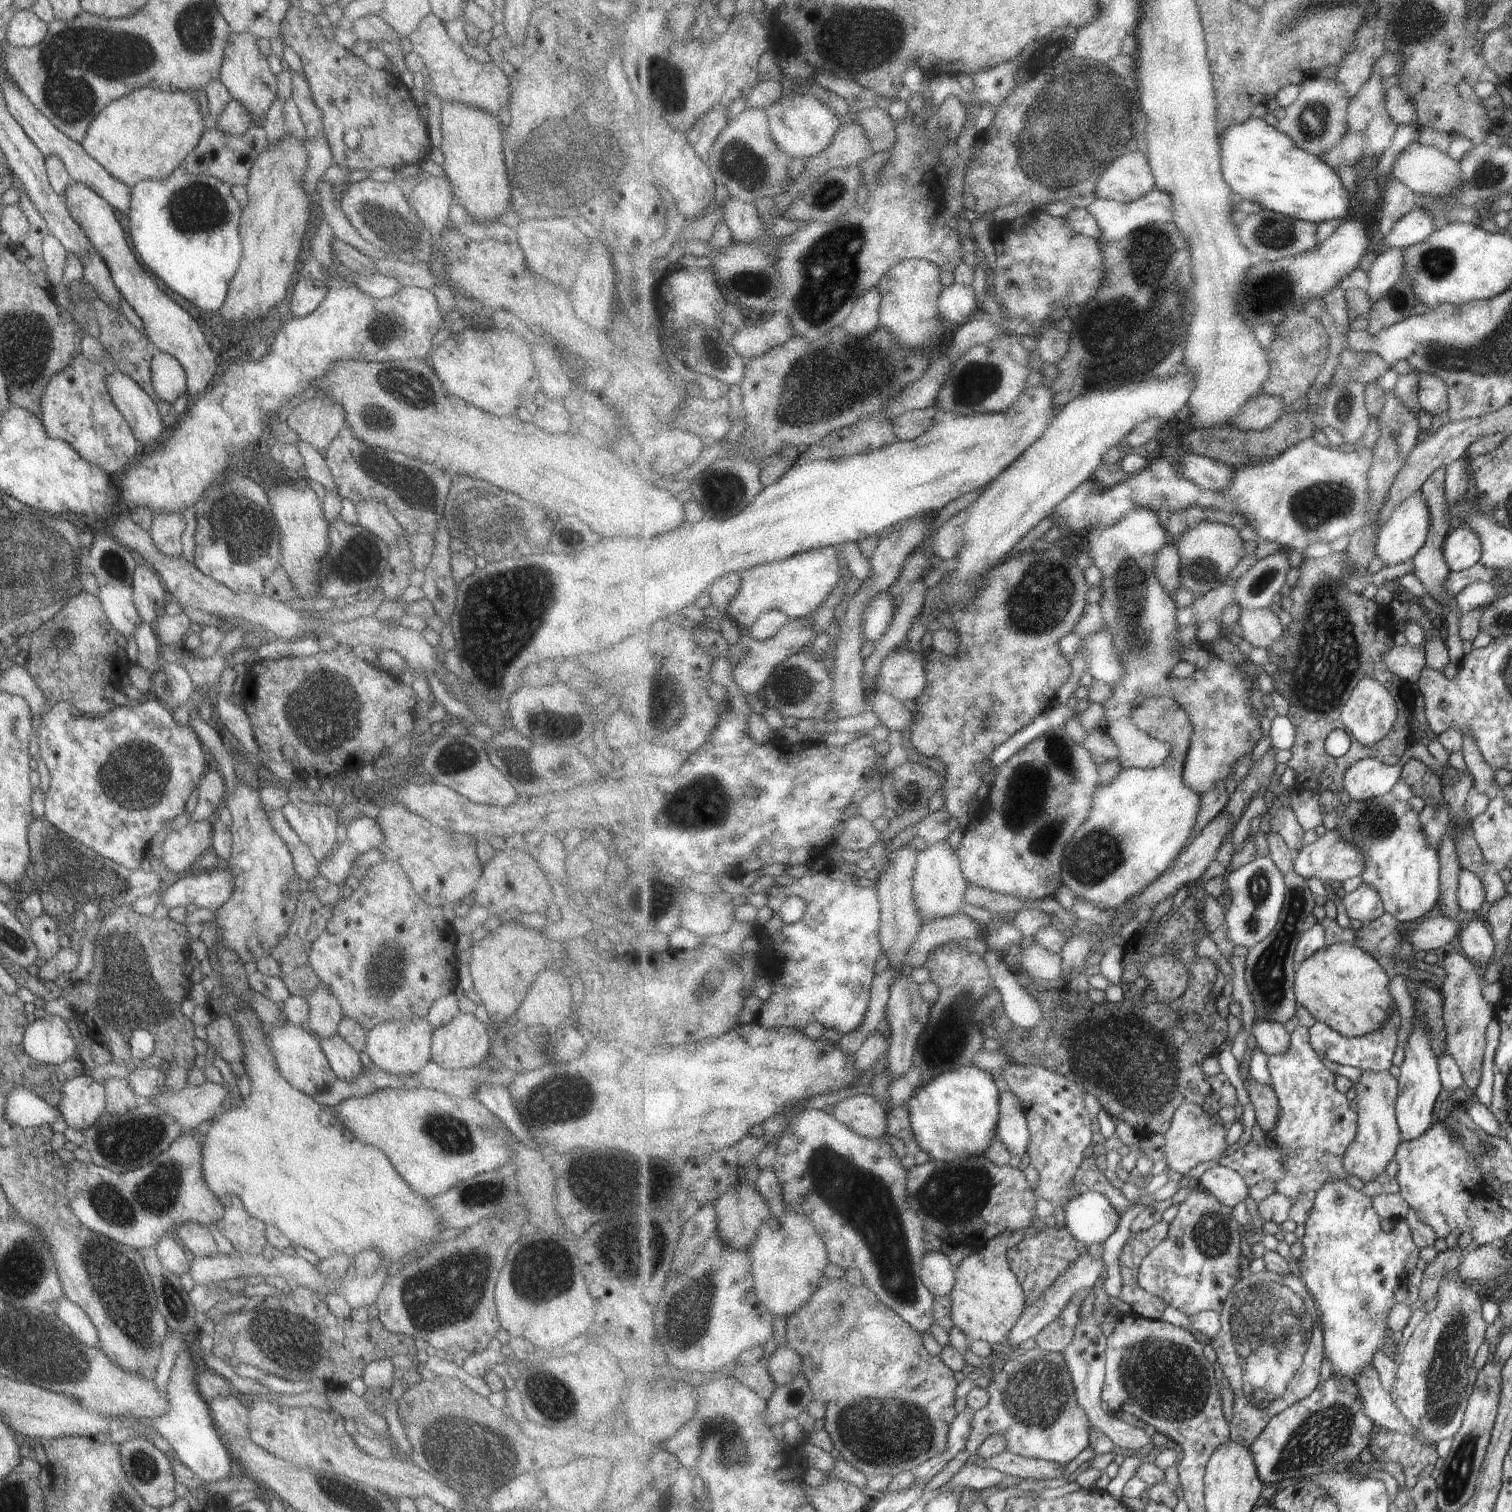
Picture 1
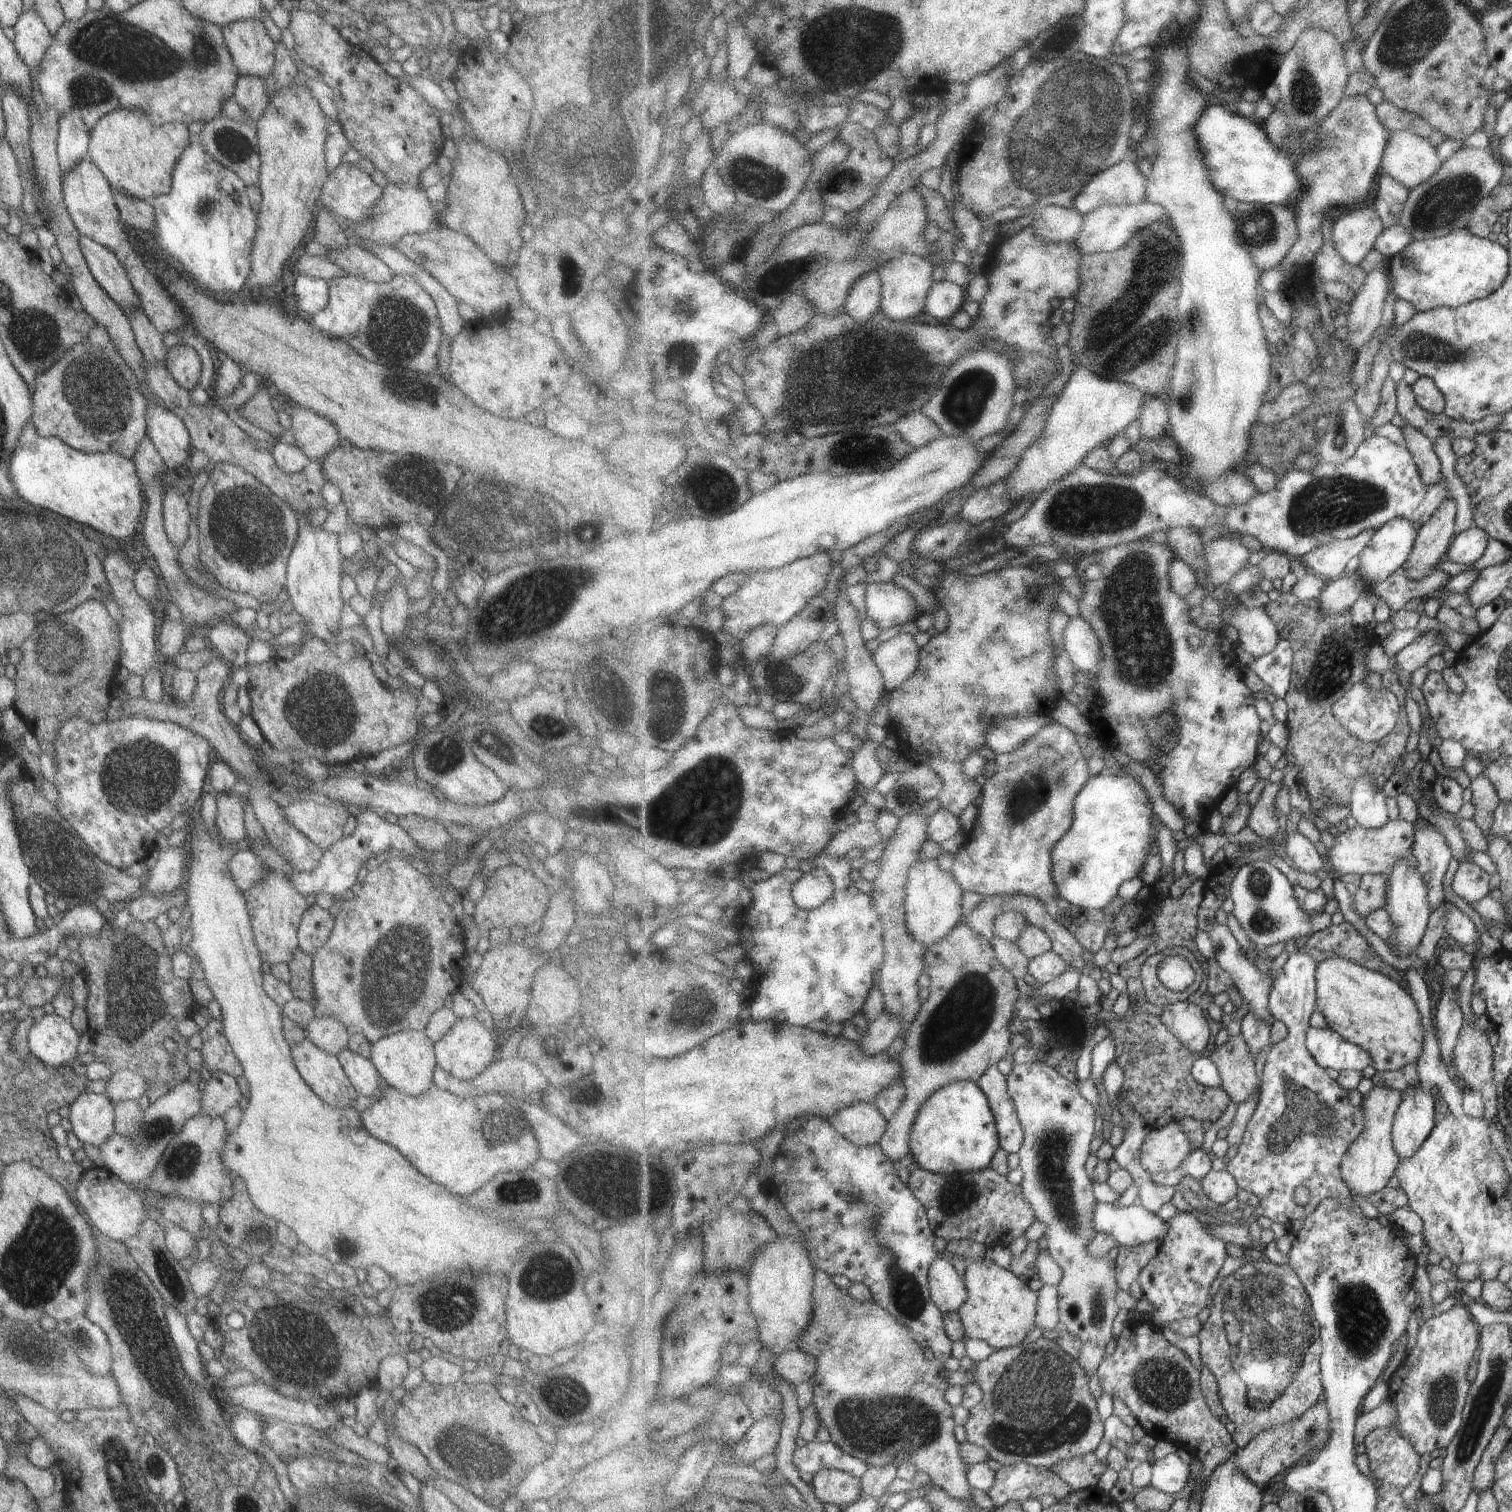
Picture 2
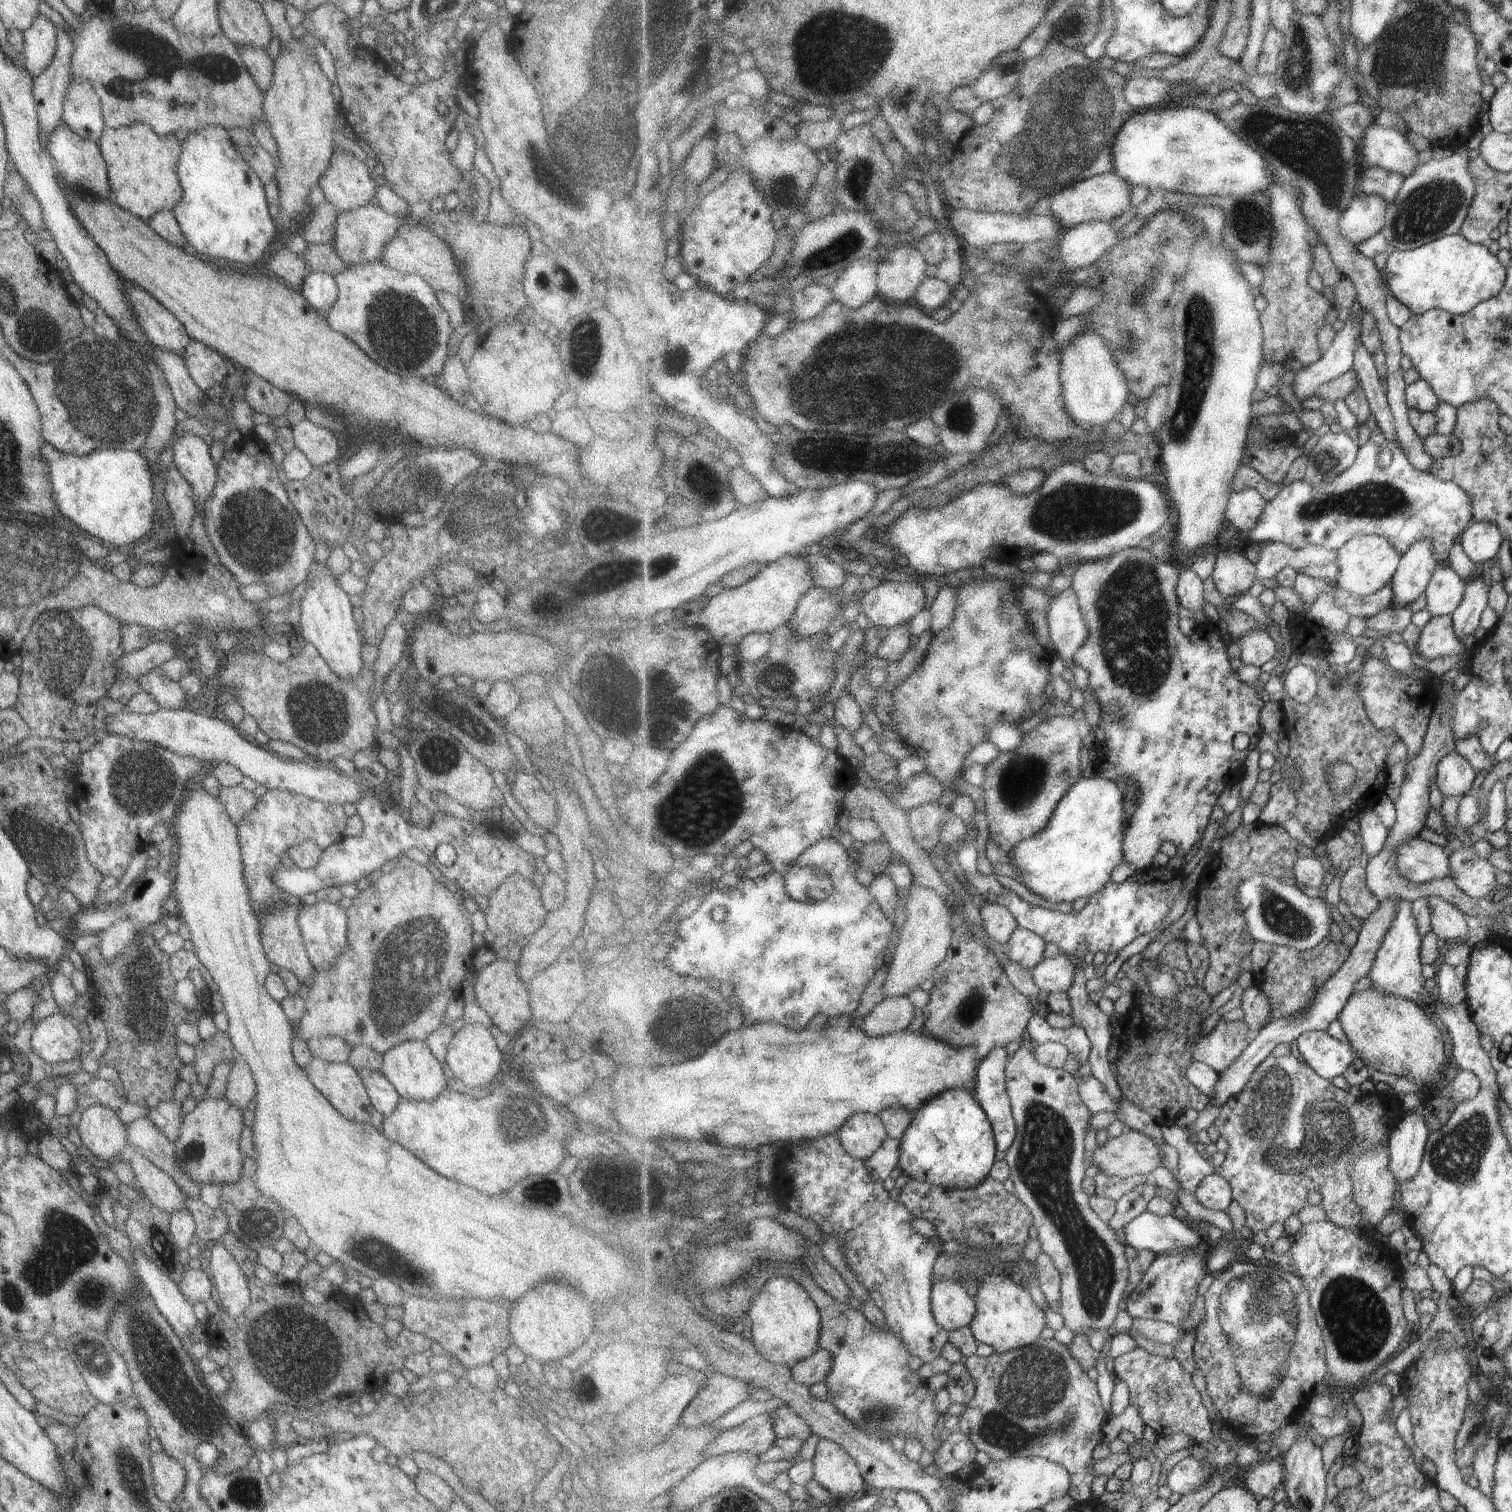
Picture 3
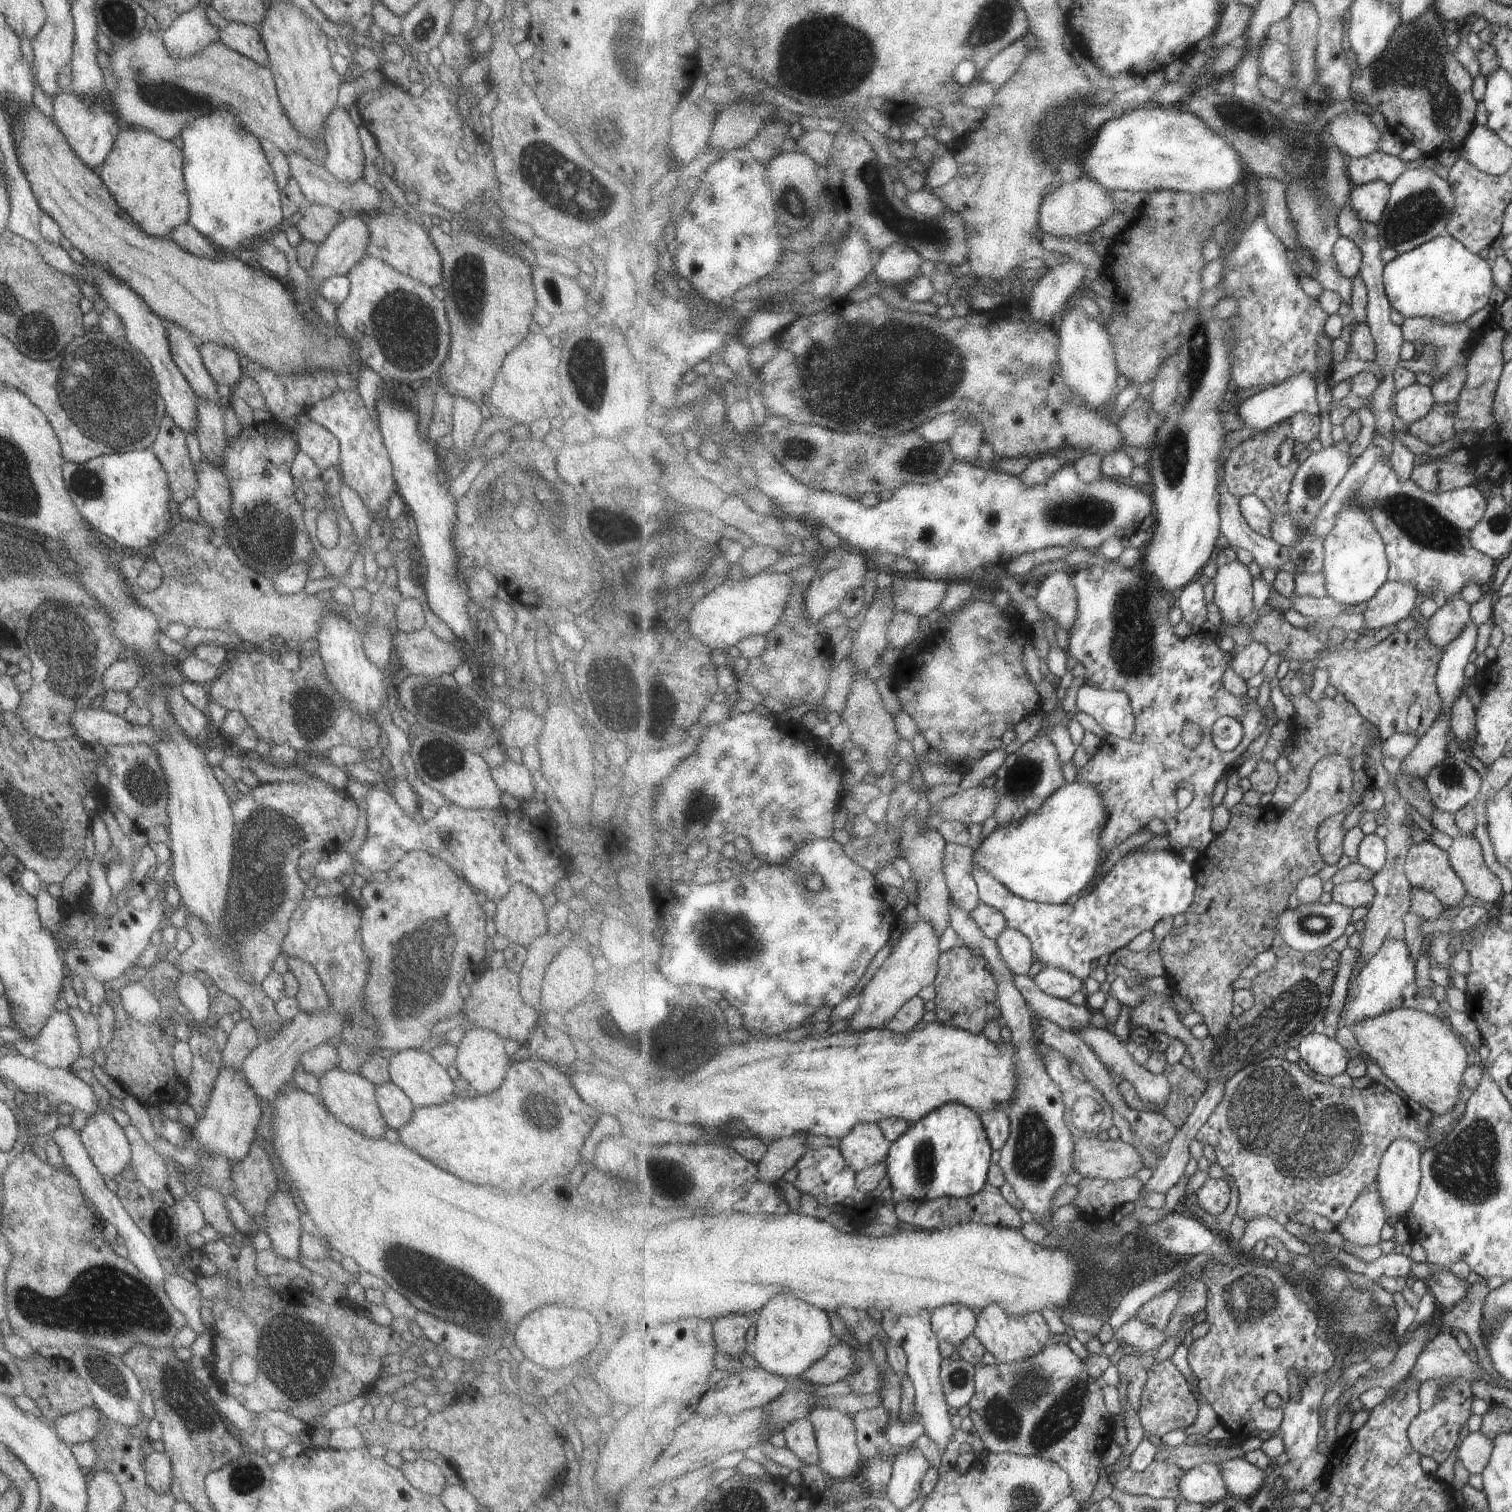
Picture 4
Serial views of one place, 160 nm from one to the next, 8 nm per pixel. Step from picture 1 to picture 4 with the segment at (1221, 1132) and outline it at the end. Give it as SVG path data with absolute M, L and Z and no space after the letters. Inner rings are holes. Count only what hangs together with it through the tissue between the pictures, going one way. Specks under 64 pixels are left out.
M1097 1136L1090 1138L1079 1137L1075 1142L1075 1172L1083 1177L1093 1179L1101 1178L1112 1182L1125 1178L1132 1178L1138 1174L1146 1175L1146 1169L1143 1156L1139 1154L1139 1150L1132 1143L1127 1143L1125 1140L1100 1140Z

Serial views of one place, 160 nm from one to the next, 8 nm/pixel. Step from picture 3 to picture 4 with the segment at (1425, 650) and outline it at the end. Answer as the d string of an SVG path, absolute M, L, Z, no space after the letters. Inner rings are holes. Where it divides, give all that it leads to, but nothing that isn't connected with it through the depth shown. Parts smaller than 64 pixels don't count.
M1461 598L1440 604L1438 611L1430 618L1424 619L1418 608L1411 616L1416 618L1420 626L1425 627L1431 644L1445 649L1457 636L1461 636L1465 626L1472 622L1471 610L1472 605Z

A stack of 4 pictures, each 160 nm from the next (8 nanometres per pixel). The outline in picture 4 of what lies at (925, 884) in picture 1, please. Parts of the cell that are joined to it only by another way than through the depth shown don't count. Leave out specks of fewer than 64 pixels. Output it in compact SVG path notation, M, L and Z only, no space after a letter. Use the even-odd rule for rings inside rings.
M925 918L900 936L899 943L892 954L879 967L867 983L860 998L860 1009L850 1018L850 1028L855 1032L868 1029L886 1029L889 1022L899 1013L905 1004L924 991L925 986L934 985L940 971L939 934L937 928Z

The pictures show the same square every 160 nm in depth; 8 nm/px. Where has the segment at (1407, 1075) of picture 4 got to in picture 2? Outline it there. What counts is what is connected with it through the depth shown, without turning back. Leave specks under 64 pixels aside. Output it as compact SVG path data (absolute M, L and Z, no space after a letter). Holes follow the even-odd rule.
M1343 957L1322 962L1317 967L1316 979L1317 1004L1326 1022L1345 1040L1369 1052L1375 1071L1399 1070L1421 1058L1427 1030L1417 1001L1400 982Z

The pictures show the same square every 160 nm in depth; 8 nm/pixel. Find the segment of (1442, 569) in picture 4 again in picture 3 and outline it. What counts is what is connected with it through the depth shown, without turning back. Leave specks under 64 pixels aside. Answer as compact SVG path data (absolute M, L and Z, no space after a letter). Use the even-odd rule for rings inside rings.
M1385 439L1383 442L1381 442L1381 446L1371 443L1371 441L1368 441L1362 447L1360 447L1355 462L1349 468L1347 468L1343 474L1332 478L1325 478L1326 481L1319 487L1313 487L1305 479L1302 481L1295 481L1294 483L1283 487L1276 498L1272 501L1268 501L1266 504L1265 510L1261 515L1258 525L1252 531L1245 533L1245 536L1249 537L1254 544L1259 544L1265 541L1277 541L1278 543L1286 544L1287 546L1290 546L1294 549L1302 549L1309 545L1317 545L1329 550L1333 549L1337 551L1355 535L1381 535L1382 537L1389 539L1393 543L1393 546L1396 546L1397 552L1400 555L1404 555L1416 542L1425 539L1431 539L1434 544L1434 555L1436 556L1438 562L1441 563L1439 566L1451 564L1450 556L1452 554L1453 547L1455 547L1456 544L1460 542L1461 537L1464 535L1465 529L1475 522L1472 496L1464 488L1461 488L1460 485L1455 484L1454 482L1442 481L1440 478L1433 476L1427 471L1417 469L1416 465L1414 465L1412 461L1409 460L1407 453L1404 451L1404 448L1399 444L1399 442ZM1385 448L1390 450L1393 459L1388 467L1381 468L1381 466L1379 466L1379 454L1381 454Z

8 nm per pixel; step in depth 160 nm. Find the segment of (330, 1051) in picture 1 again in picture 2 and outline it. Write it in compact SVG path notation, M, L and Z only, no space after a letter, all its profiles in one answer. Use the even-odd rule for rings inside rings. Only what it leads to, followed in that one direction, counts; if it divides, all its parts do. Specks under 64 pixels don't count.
M345 1048L335 1055L347 1080L353 1085L359 1096L381 1096L379 1078L369 1059L359 1056Z

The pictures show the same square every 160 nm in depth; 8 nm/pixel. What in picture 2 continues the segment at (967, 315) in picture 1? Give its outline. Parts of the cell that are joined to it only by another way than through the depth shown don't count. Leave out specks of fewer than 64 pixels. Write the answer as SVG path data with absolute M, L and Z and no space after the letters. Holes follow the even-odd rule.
M935 281L925 303L925 315L935 322L948 323L951 316L962 310L963 302L968 299L967 290L951 281Z

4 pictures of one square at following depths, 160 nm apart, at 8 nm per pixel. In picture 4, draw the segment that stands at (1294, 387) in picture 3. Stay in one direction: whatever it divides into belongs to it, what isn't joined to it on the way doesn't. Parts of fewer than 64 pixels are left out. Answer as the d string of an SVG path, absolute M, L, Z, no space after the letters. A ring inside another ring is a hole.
M1299 372L1289 376L1285 382L1271 386L1265 391L1239 402L1238 416L1244 423L1244 427L1255 428L1255 430L1267 430L1274 425L1285 422L1287 418L1299 414L1299 412L1307 412L1310 416L1319 415L1319 402L1317 398L1317 378L1309 372Z

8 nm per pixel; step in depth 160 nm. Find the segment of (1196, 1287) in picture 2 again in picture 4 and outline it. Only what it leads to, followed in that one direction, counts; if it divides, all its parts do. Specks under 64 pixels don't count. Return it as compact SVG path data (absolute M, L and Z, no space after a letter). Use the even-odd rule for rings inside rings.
M1169 1288L1169 1290L1159 1293L1140 1307L1135 1317L1141 1322L1157 1328L1157 1330L1166 1331L1171 1320L1173 1320L1173 1316L1178 1314L1175 1312L1175 1308L1179 1306L1179 1302L1181 1302L1181 1298L1177 1295L1177 1292Z

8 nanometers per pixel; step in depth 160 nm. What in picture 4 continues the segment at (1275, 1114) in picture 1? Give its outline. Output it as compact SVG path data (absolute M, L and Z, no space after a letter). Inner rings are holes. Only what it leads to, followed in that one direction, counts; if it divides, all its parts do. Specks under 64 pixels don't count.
M1329 754L1321 758L1311 776L1311 784L1305 794L1301 794L1293 808L1279 812L1268 805L1247 806L1236 804L1230 810L1228 827L1216 836L1205 848L1197 864L1207 864L1197 868L1196 900L1185 912L1185 924L1174 930L1161 944L1161 956L1165 966L1165 976L1170 993L1175 992L1194 1005L1195 1013L1201 1015L1211 1036L1221 1036L1229 1022L1233 1020L1235 982L1245 968L1252 966L1255 956L1272 950L1275 934L1275 914L1283 914L1289 906L1291 894L1298 892L1299 884L1305 876L1315 876L1325 868L1325 858L1319 851L1317 830L1331 815L1349 812L1351 790L1353 788L1353 768L1349 758L1341 754Z

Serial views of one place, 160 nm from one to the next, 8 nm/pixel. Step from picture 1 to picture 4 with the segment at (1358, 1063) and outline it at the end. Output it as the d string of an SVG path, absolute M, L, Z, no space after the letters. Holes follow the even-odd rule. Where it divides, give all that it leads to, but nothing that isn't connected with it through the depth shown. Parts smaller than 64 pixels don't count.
M1309 1034L1299 1044L1300 1057L1315 1073L1333 1078L1348 1071L1351 1058L1335 1038L1324 1034Z

